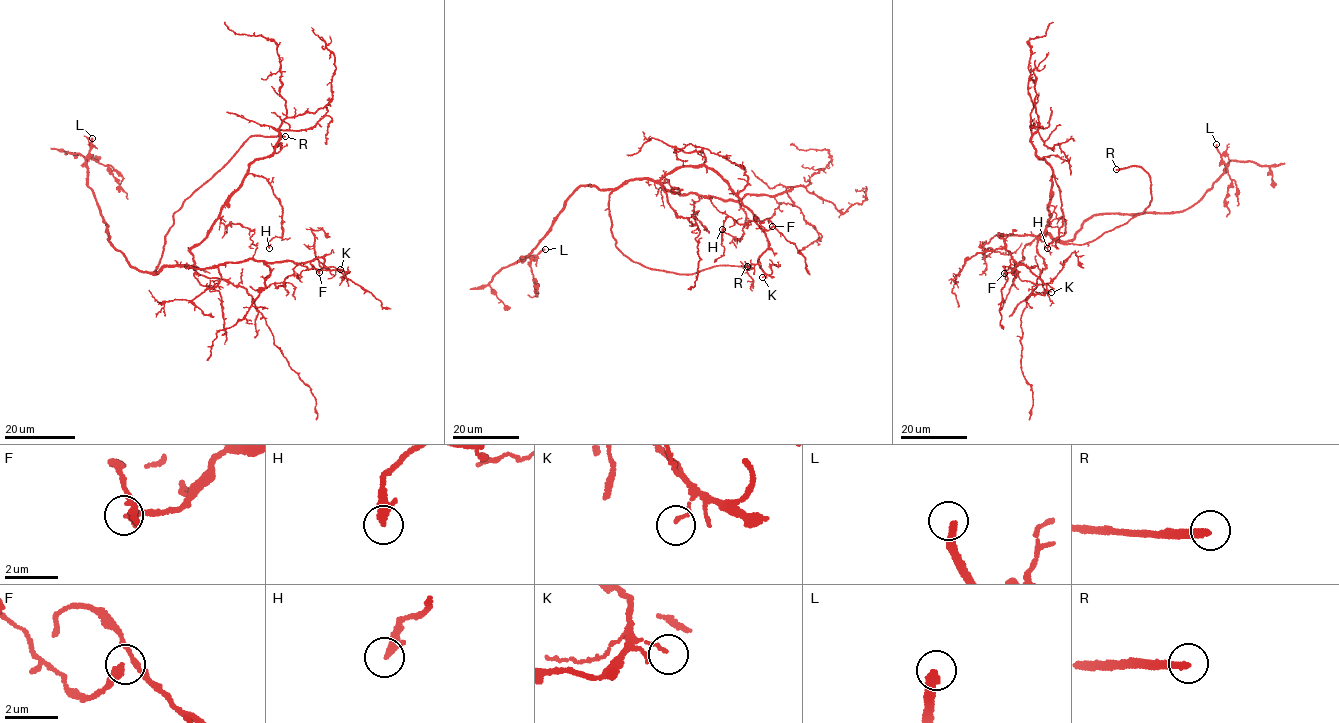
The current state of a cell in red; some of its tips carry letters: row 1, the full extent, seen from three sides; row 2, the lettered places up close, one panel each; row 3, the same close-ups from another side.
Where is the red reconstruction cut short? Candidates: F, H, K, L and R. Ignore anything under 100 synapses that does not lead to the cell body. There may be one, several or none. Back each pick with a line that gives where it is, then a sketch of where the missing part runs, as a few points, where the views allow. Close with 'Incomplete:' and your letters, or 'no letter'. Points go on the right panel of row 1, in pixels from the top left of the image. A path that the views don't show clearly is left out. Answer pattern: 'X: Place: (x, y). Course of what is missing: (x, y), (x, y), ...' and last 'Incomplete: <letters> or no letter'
L: Place: (1216, 144). Course of what is missing: (1216, 144), (1217, 118), (1210, 113), (1115, 128), (1097, 137), (1073, 165), (1047, 211), (1029, 227), (1017, 227)
R: Place: (1116, 169). Course of what is missing: (1116, 169), (1090, 169), (1074, 174), (1066, 170), (1053, 139), (1042, 126), (1045, 126)
Incomplete: L, R

